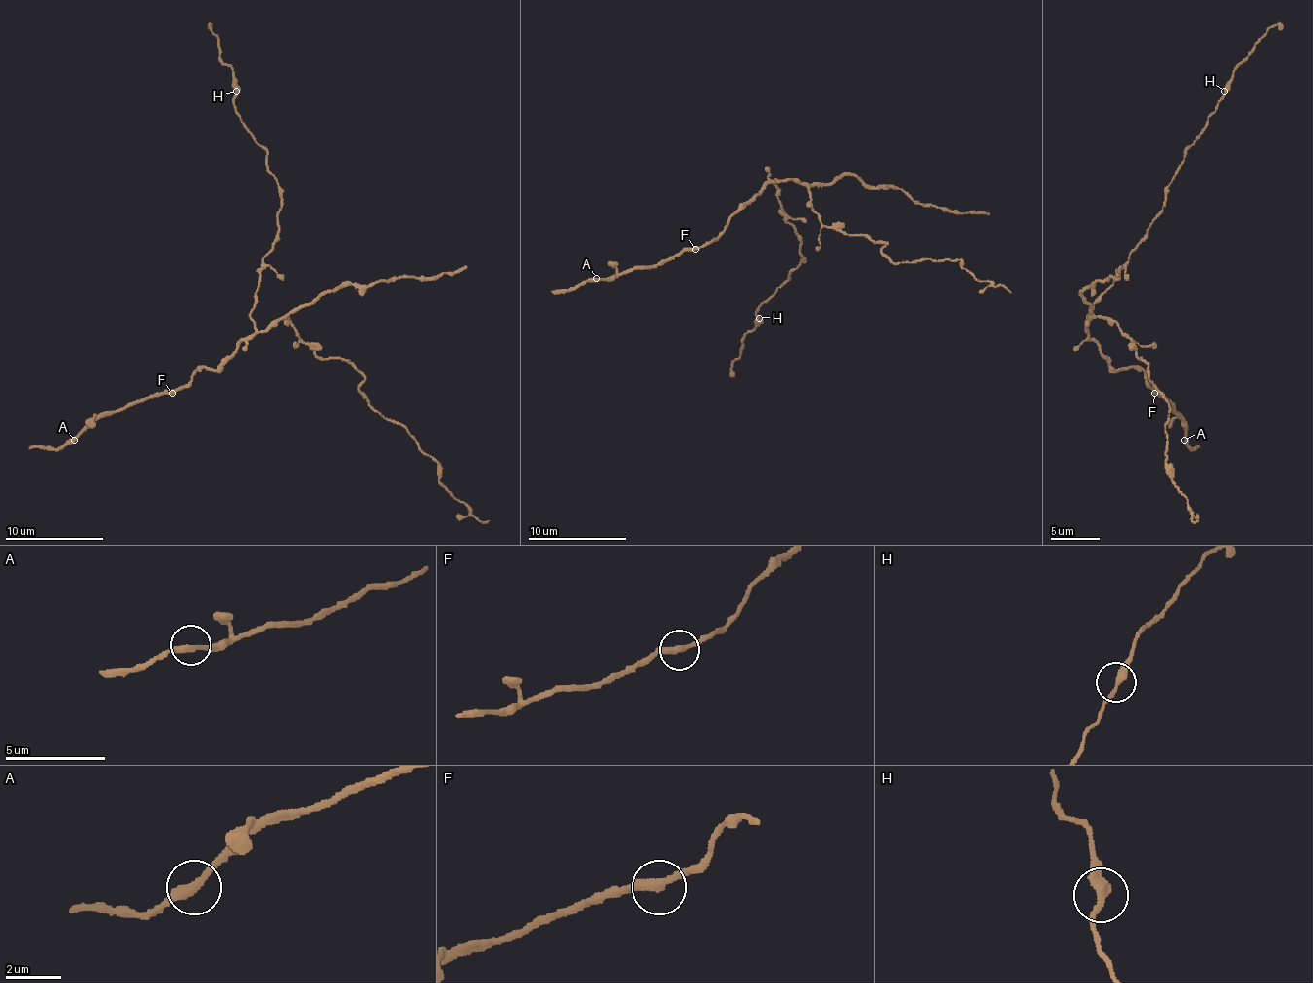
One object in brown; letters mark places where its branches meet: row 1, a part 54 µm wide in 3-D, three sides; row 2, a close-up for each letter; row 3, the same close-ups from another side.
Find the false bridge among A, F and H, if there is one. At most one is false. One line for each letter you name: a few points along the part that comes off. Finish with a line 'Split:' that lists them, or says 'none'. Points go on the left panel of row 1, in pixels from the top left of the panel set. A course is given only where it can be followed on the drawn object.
Split: none

